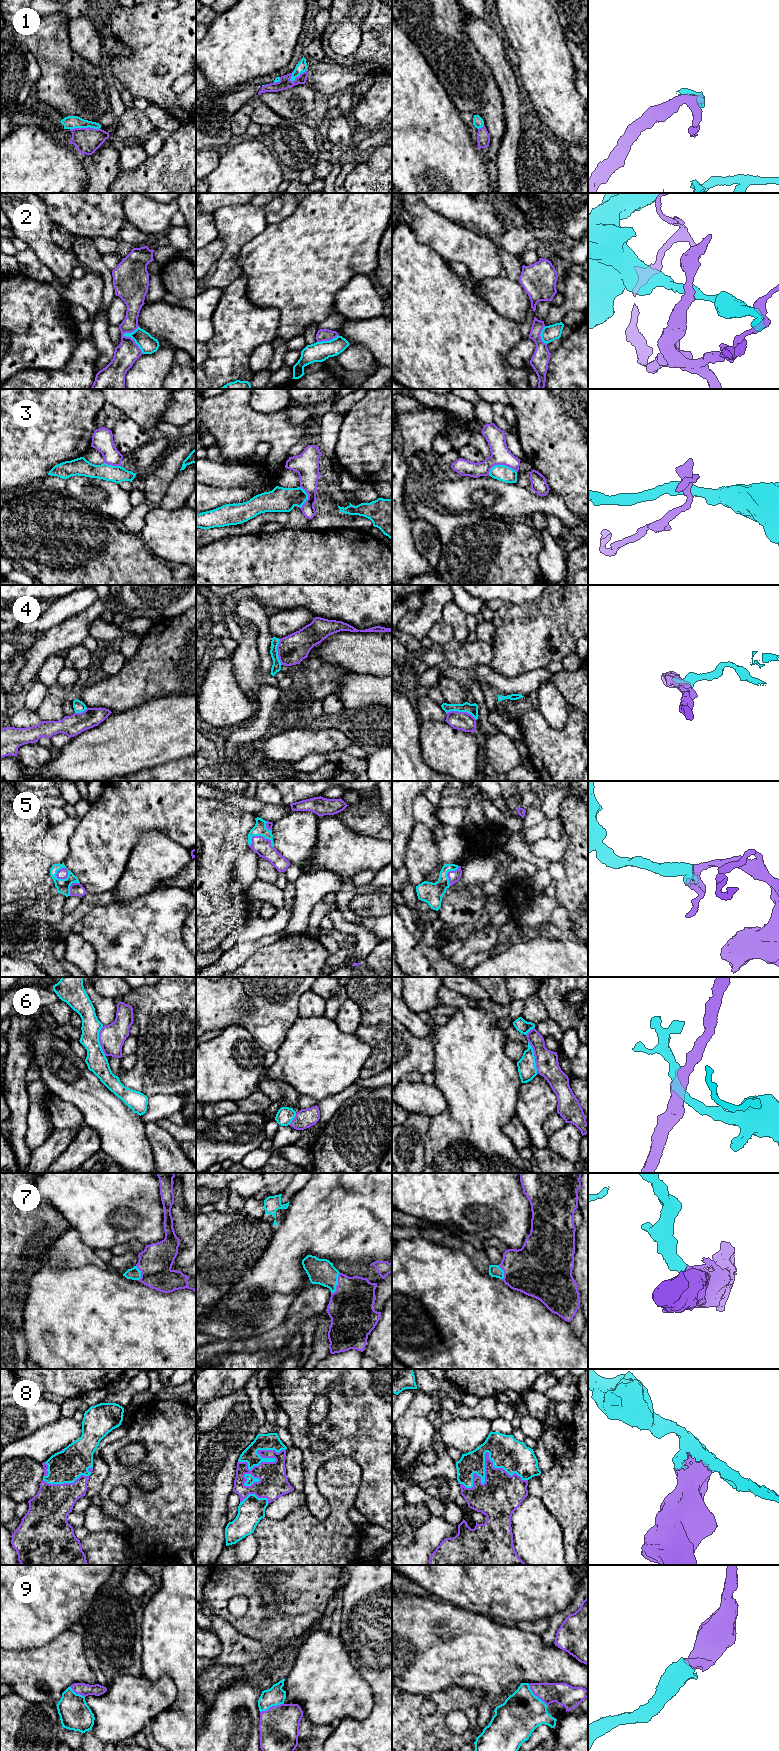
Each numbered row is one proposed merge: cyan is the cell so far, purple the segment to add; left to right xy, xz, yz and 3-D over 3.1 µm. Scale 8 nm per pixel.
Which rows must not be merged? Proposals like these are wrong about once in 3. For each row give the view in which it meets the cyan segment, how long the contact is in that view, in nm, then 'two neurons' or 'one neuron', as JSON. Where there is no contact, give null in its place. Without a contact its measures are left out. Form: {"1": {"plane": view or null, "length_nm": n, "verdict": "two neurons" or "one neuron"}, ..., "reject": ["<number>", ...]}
{"1": {"plane": "xy", "length_nm": 240, "verdict": "two neurons"}, "2": {"plane": "xy", "length_nm": 220, "verdict": "two neurons"}, "3": {"plane": "yz", "length_nm": 240, "verdict": "two neurons"}, "4": {"plane": "yz", "length_nm": 260, "verdict": "two neurons"}, "5": {"plane": "xz", "length_nm": 200, "verdict": "one neuron"}, "6": {"plane": "yz", "length_nm": 280, "verdict": "two neurons"}, "7": {"plane": "xz", "length_nm": 190, "verdict": "one neuron"}, "8": {"plane": "yz", "length_nm": 550, "verdict": "one neuron"}, "9": {"plane": "xz", "length_nm": 200, "verdict": "one neuron"}, "reject": ["1", "2", "3", "4", "6"]}

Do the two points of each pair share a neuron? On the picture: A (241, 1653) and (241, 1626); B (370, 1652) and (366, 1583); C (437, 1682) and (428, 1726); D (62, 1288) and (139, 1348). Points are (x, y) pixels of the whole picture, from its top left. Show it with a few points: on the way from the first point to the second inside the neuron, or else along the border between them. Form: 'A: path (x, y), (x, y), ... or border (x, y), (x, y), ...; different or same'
A: border (223, 1618), (240, 1633), (253, 1637), (262, 1644); different
B: path (370, 1635), (370, 1600); same
C: border (444, 1689), (436, 1693); different
D: path (81, 1307), (120, 1346); same

